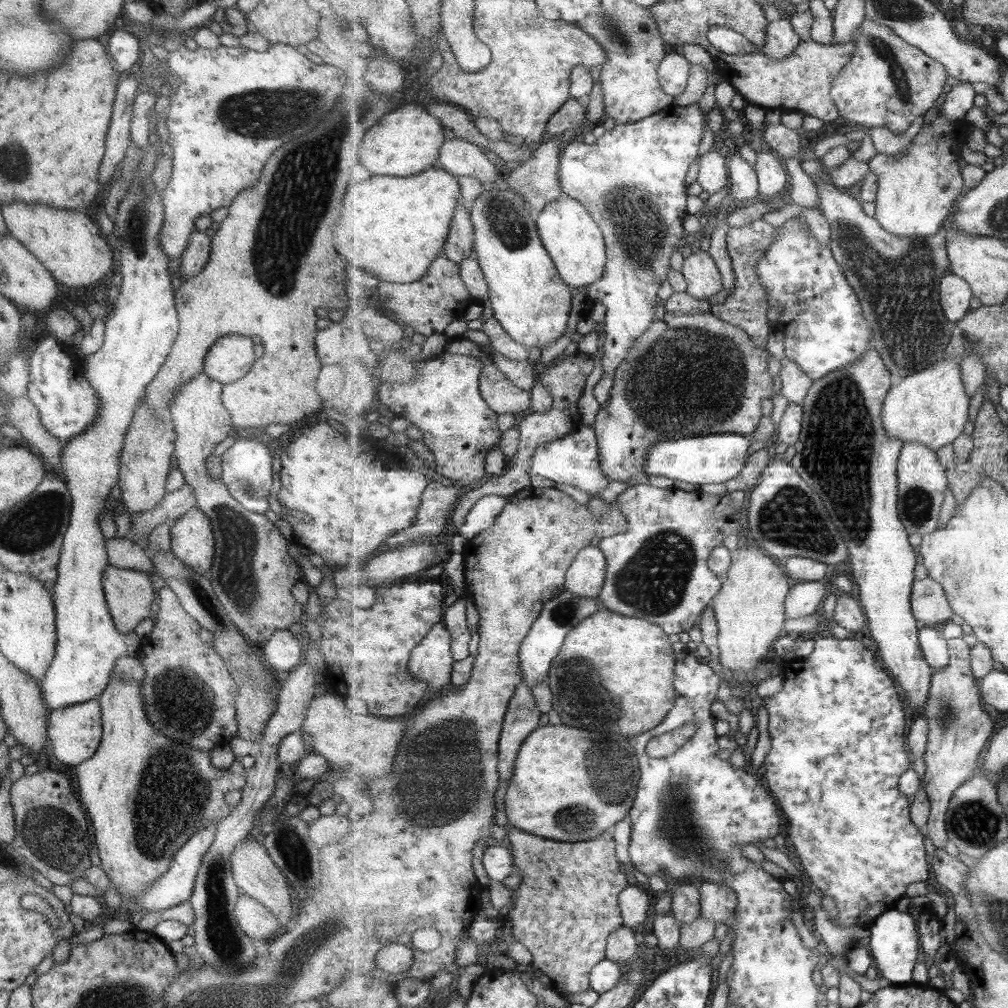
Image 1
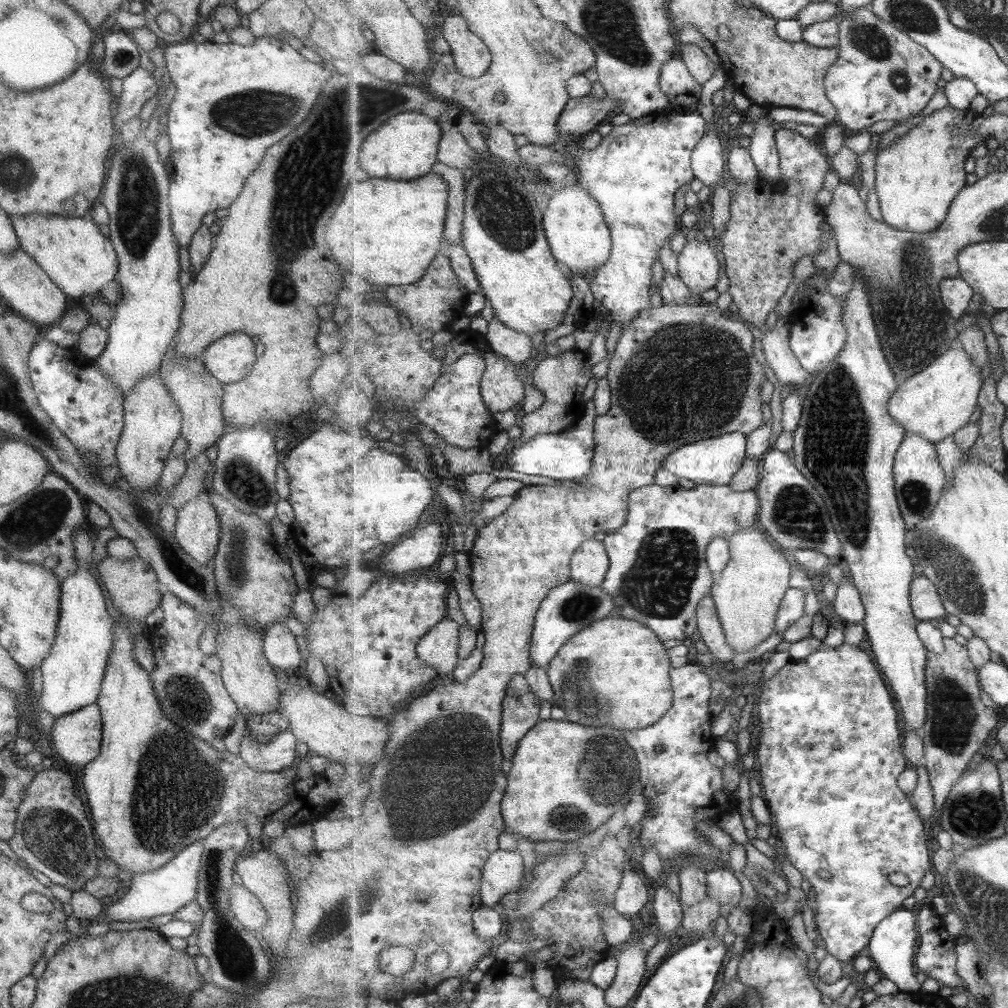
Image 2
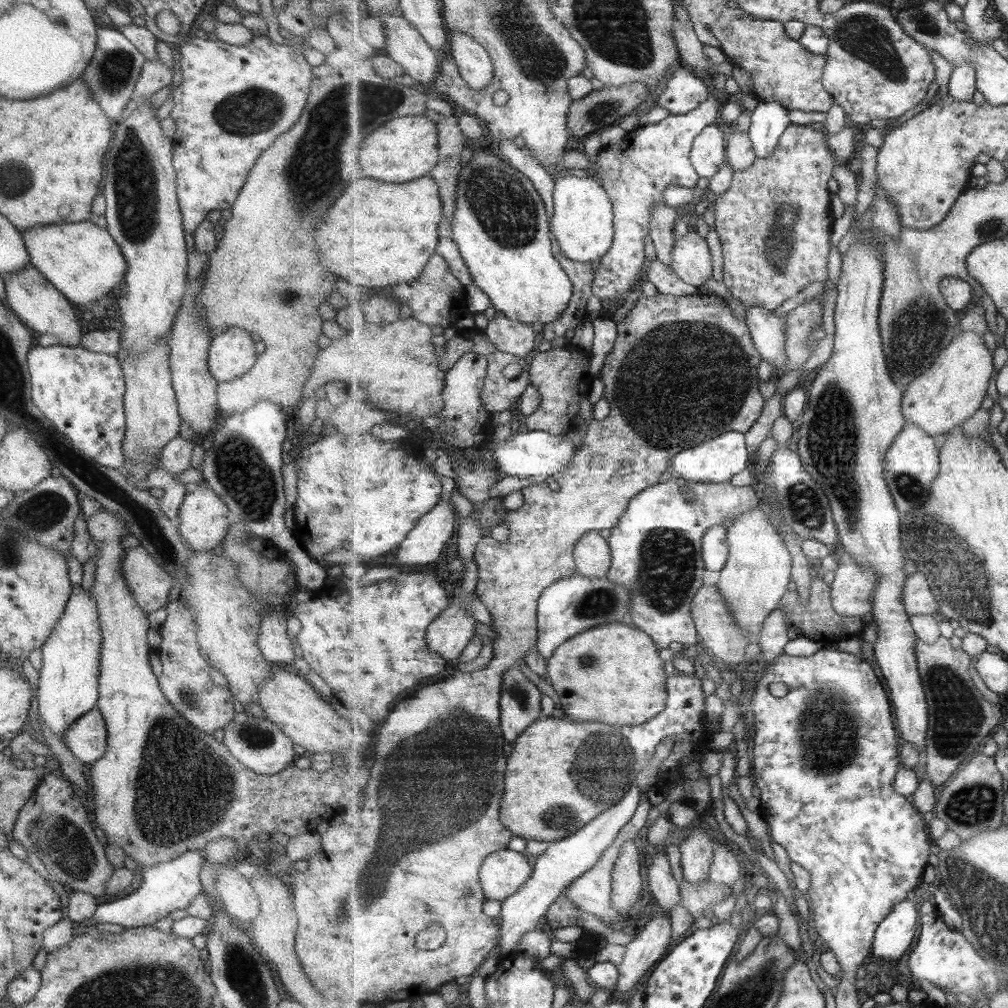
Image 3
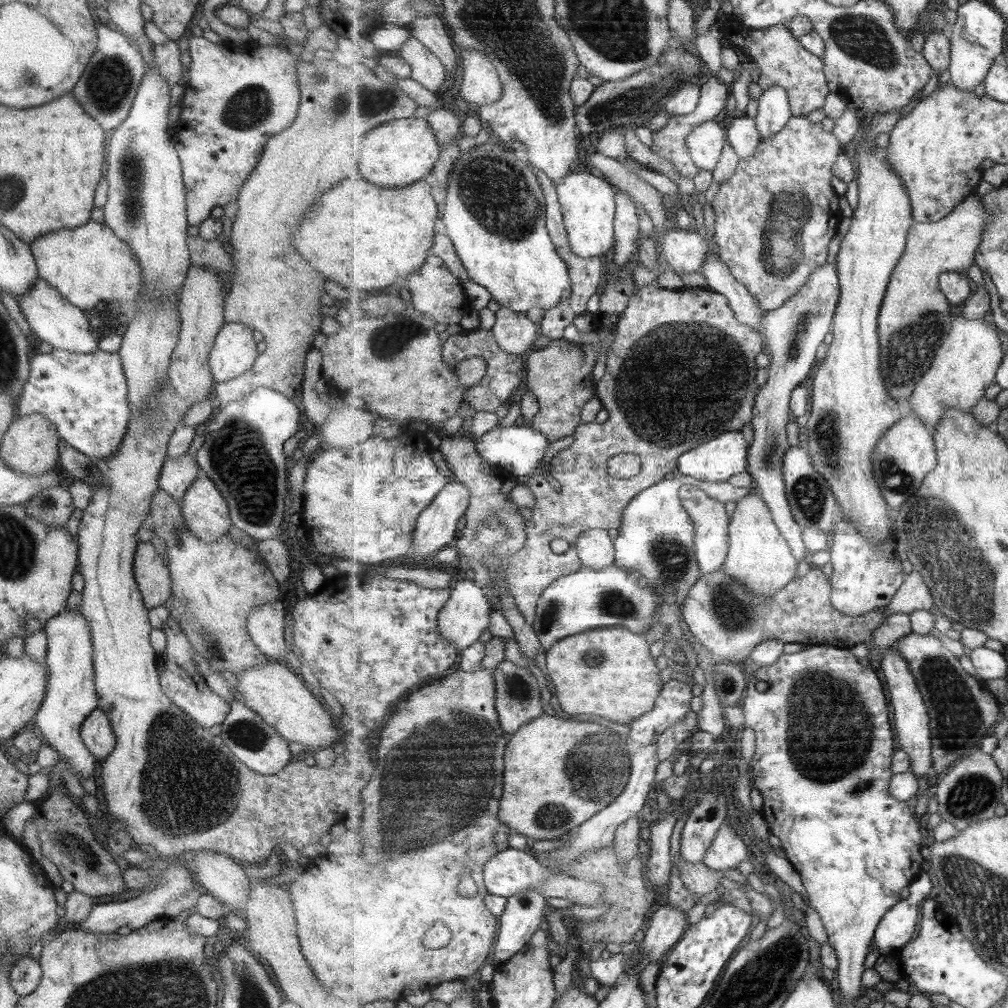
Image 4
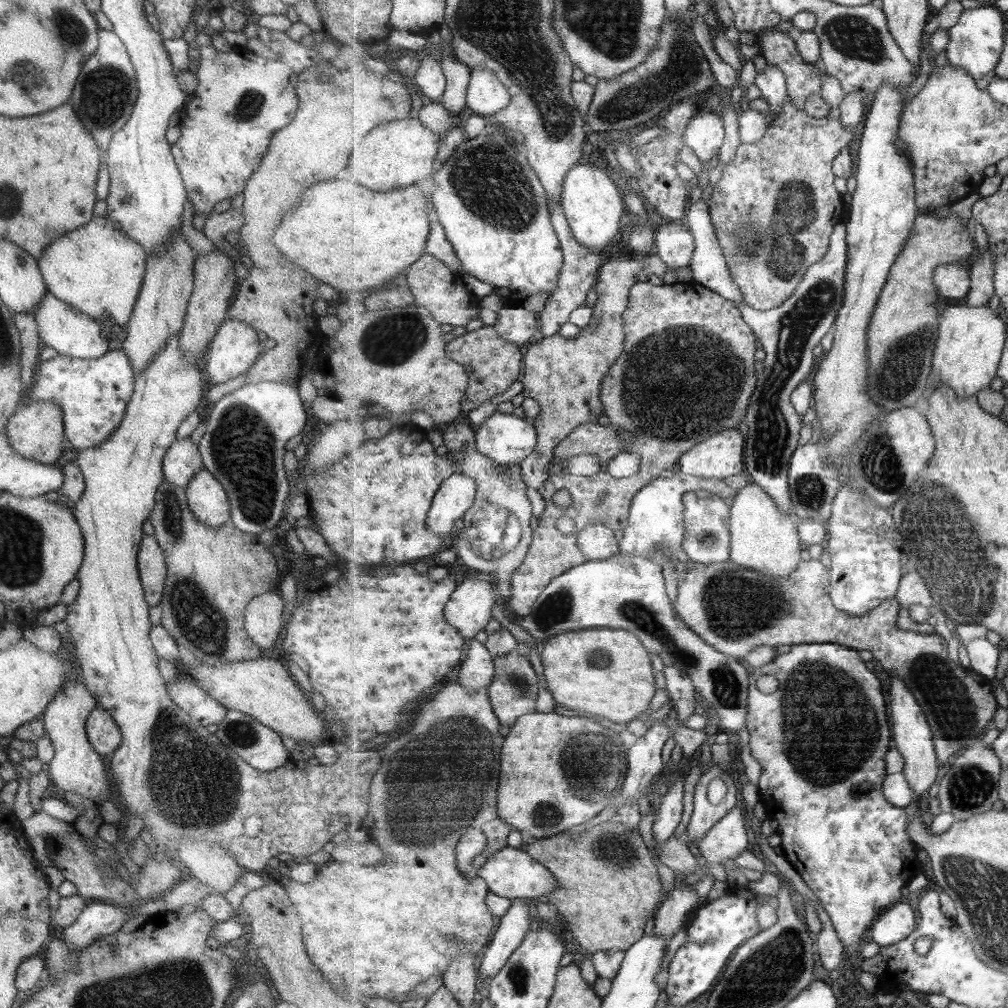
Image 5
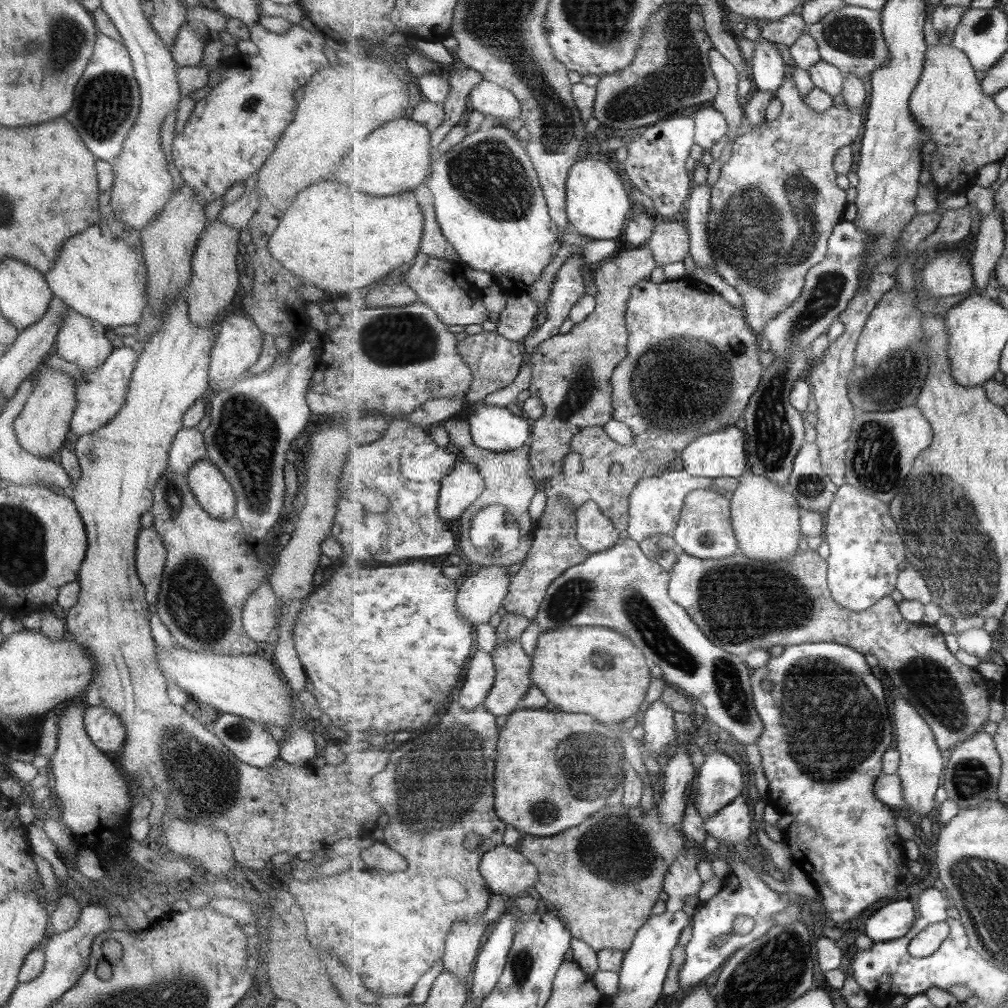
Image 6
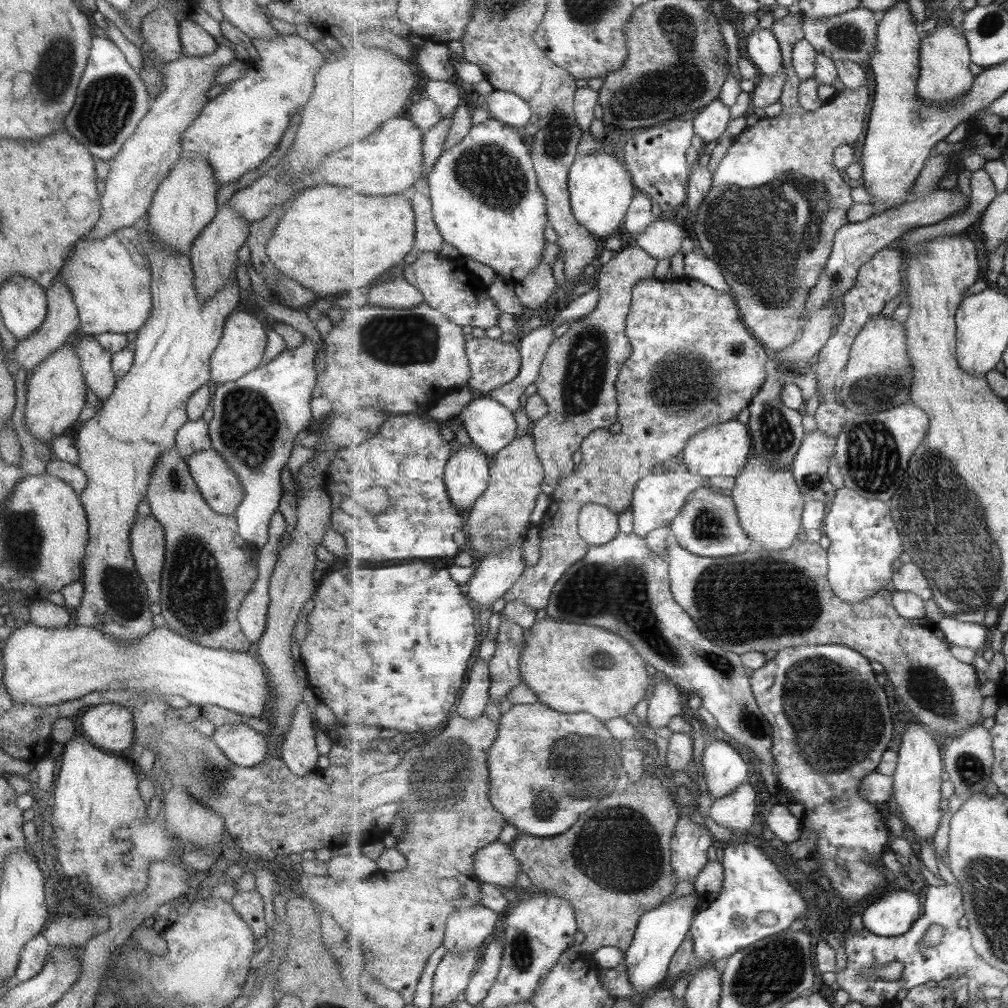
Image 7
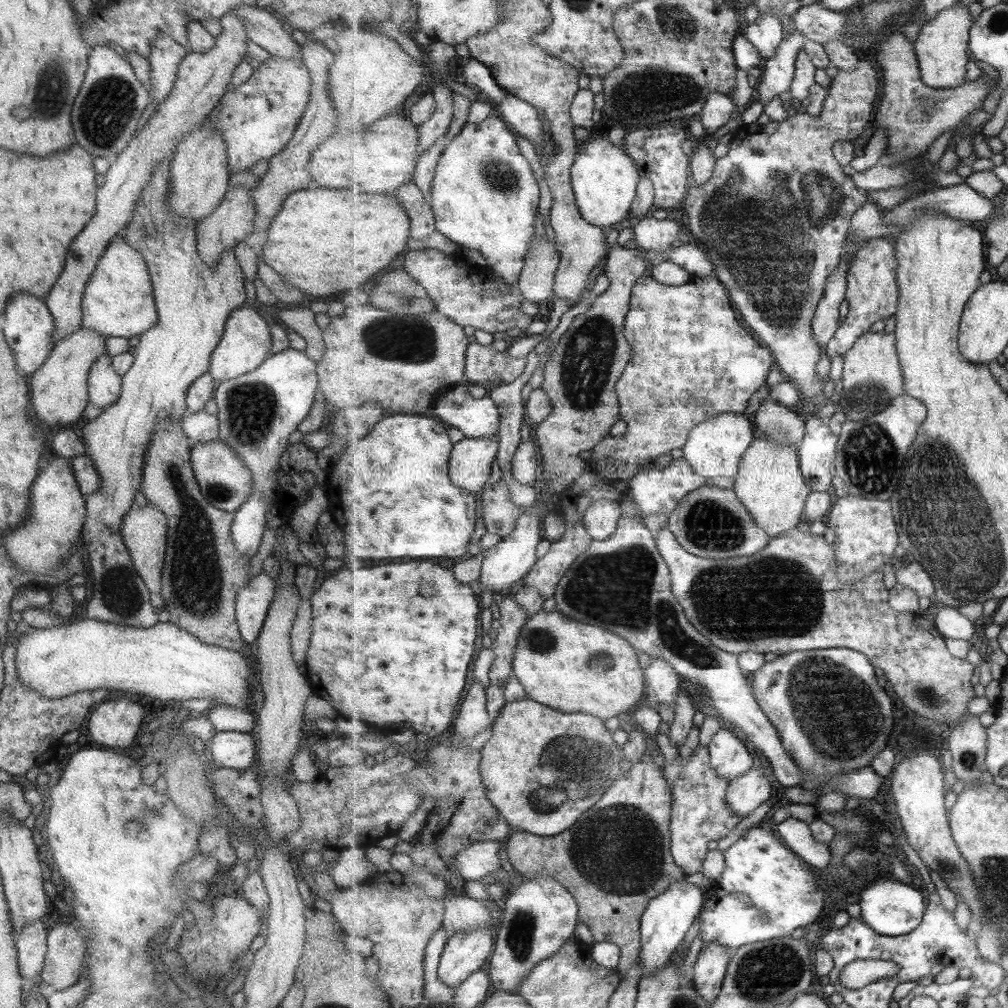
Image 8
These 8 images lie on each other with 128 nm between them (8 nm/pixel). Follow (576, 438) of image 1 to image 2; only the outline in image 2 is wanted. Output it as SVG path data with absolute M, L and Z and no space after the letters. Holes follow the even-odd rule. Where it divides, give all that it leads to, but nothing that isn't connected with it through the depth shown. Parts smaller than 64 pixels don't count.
M591 398L585 402L581 418L562 433L538 434L529 442L513 451L512 463L515 472L531 476L543 476L554 481L581 481L591 475L596 455L595 423L598 415L597 406Z

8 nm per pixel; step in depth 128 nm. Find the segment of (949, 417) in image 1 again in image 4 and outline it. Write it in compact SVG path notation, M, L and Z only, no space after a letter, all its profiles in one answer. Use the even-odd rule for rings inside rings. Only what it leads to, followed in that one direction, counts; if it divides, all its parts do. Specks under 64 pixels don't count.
M962 314L955 316L949 337L909 400L912 412L920 416L931 430L939 426L949 409L971 412L977 403L985 399L987 388L996 382L1003 360L1003 346L996 328L991 328L982 318L969 320Z

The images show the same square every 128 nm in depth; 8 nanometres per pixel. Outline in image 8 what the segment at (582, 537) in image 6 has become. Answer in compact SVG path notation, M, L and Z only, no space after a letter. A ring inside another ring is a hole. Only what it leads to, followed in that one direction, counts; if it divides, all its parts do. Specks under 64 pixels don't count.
M601 499L585 511L585 528L594 540L611 538L621 520L621 501Z

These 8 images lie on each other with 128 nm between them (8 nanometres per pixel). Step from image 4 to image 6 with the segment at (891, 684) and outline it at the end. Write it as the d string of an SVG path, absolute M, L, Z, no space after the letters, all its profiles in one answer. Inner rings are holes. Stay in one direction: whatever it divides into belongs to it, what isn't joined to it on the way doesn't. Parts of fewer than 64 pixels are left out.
M899 696L895 704L895 745L901 753L901 766L898 775L901 777L906 806L909 810L923 812L923 818L931 816L938 808L935 802L935 792L941 784L943 768L946 768L947 755L941 752L933 729L924 716L911 704L907 698Z

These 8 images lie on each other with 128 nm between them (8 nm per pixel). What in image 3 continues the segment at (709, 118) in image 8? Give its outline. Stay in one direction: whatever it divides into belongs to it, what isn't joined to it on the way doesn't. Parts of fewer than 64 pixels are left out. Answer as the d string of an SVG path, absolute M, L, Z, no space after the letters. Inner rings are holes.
M720 122L710 124L697 136L691 158L701 178L710 180L721 170L728 158L728 141L725 146Z

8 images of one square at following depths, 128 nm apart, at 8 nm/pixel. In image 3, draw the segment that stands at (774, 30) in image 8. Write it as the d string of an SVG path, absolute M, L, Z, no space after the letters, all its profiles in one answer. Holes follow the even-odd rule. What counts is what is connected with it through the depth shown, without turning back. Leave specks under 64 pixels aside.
M779 100L760 101L752 112L750 138L758 158L773 156L787 127L793 124L788 108Z

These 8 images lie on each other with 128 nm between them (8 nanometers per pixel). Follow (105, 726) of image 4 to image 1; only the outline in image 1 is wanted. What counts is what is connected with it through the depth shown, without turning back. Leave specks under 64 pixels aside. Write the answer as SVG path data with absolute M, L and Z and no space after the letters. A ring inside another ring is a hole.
M94 699L52 710L47 717L48 739L51 740L53 756L63 764L78 765L87 760L99 746L102 735L100 704Z

